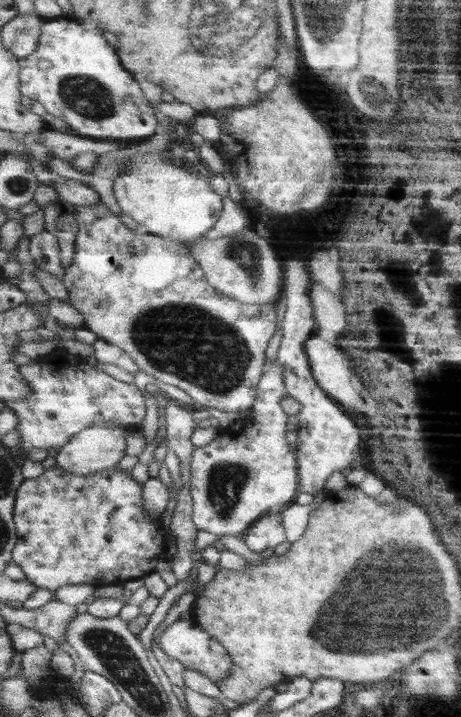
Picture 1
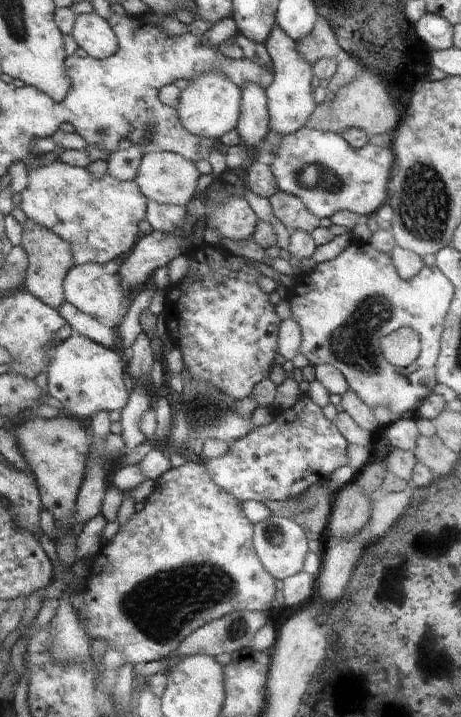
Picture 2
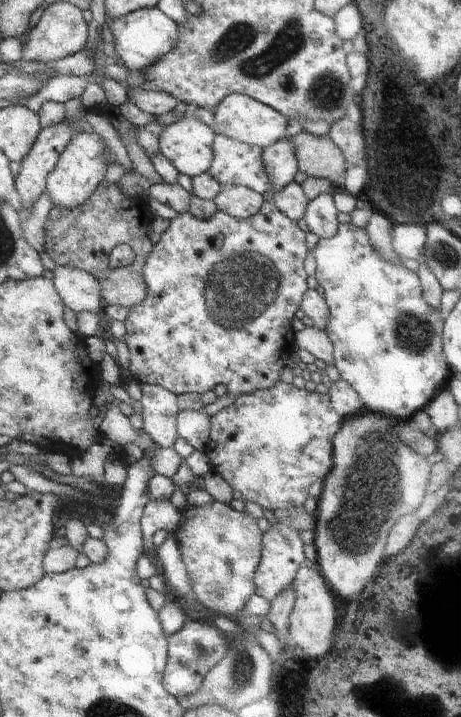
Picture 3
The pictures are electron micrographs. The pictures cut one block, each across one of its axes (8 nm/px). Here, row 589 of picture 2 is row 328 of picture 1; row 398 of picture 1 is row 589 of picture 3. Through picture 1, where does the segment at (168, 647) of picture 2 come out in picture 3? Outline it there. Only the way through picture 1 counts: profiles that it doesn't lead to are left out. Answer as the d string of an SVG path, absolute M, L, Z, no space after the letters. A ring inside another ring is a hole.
M217 501L208 508L189 507L181 512L180 526L174 537L189 572L195 600L217 612L217 616L241 616L247 601L256 593L254 580L264 552L261 528L251 514Z

